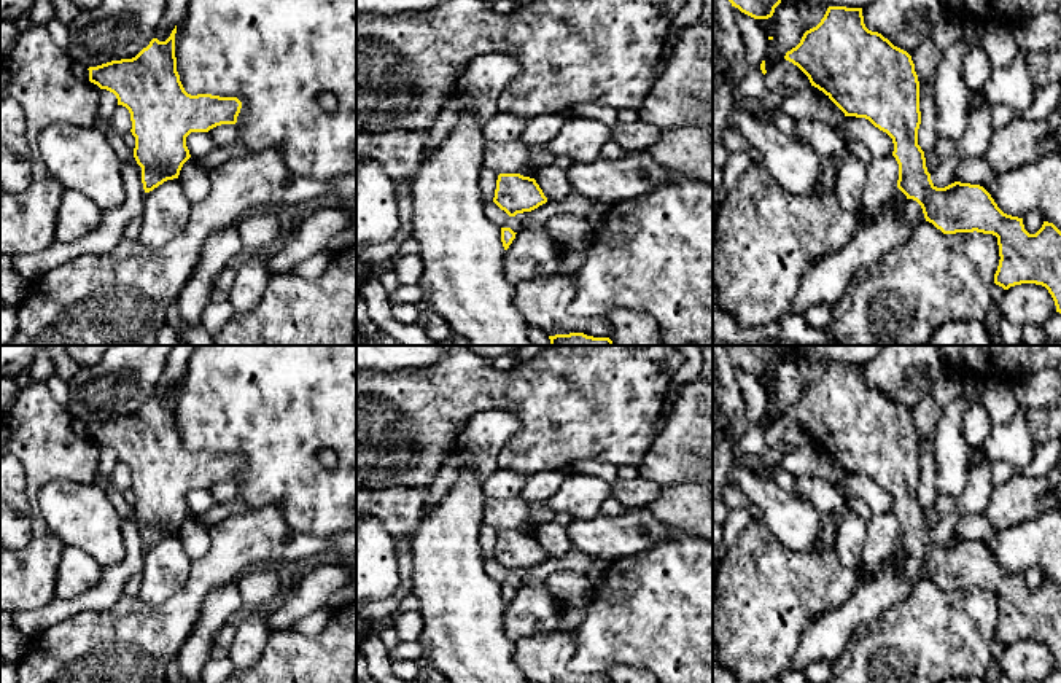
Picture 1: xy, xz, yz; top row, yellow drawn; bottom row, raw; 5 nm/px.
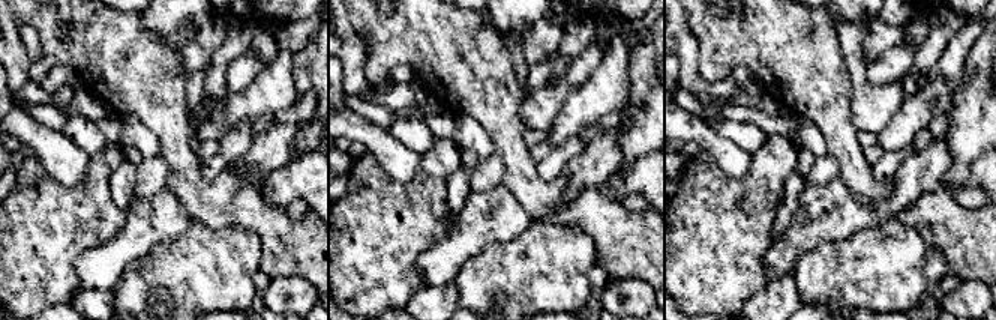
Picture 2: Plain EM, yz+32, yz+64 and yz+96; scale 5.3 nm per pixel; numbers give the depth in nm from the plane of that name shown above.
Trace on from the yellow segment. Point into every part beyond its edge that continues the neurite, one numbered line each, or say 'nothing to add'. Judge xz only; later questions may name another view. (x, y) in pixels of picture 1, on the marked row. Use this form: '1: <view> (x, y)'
nothing to add

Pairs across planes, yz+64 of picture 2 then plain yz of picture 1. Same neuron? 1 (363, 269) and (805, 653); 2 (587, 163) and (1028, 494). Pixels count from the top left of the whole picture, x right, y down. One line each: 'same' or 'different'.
1: different
2: same

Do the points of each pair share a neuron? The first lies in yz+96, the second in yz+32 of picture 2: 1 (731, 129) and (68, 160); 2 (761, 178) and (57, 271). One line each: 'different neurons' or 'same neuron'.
1: different neurons
2: same neuron

